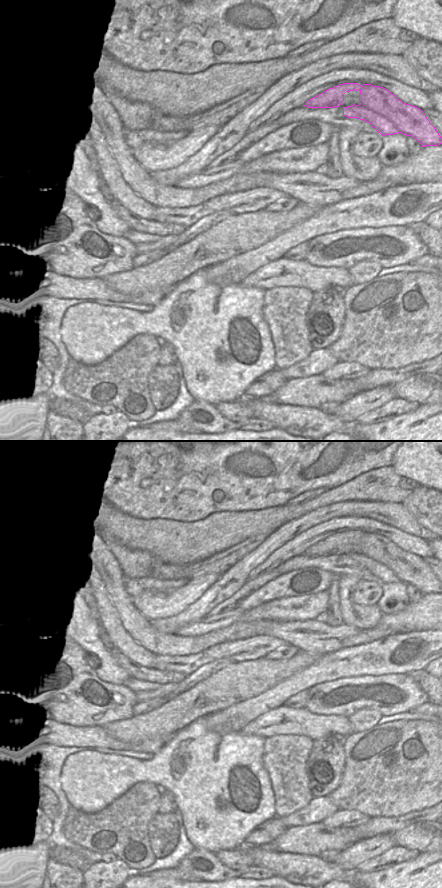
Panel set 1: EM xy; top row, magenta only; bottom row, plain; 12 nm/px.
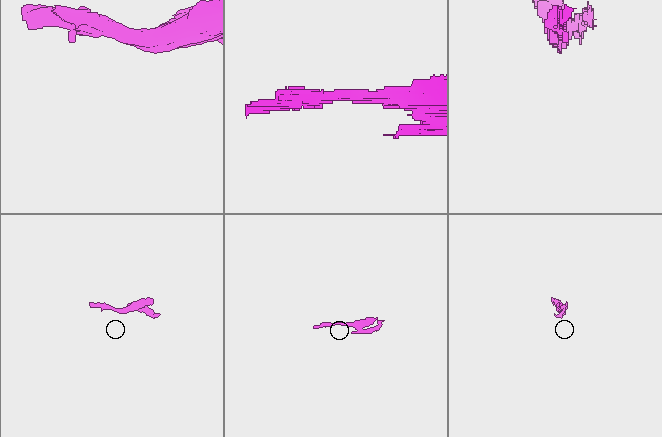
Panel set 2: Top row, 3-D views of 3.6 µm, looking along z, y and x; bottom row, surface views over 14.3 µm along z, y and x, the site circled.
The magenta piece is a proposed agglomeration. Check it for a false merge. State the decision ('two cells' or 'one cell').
two cells

